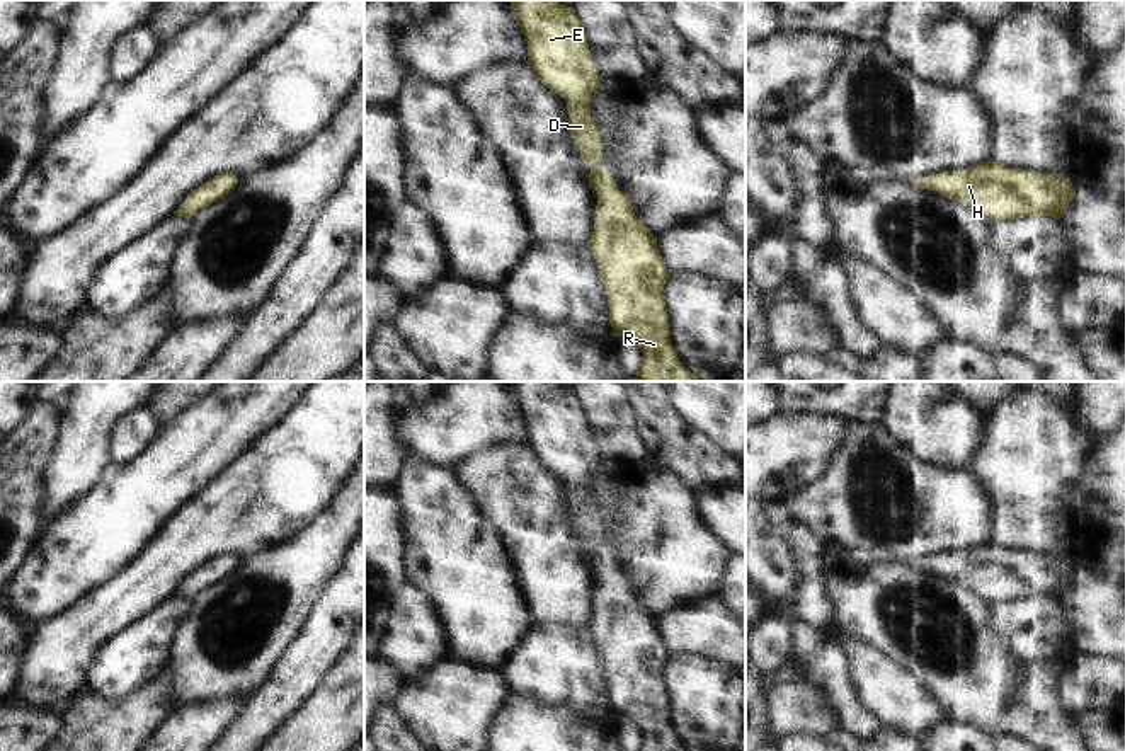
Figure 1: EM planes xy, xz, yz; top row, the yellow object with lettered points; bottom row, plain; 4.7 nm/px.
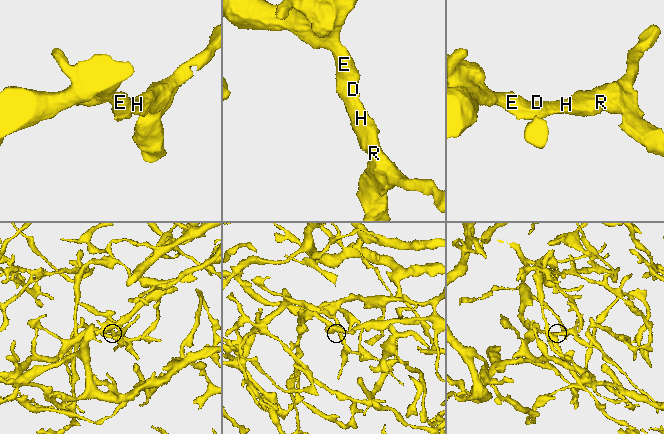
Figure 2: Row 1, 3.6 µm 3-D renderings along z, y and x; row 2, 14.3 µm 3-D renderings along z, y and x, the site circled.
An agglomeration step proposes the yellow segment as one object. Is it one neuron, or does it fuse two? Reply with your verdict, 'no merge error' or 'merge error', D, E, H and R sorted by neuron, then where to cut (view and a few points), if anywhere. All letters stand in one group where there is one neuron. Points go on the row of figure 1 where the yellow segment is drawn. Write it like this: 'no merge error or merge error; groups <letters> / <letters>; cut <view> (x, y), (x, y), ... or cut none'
no merge error; groups D E H R; cut none

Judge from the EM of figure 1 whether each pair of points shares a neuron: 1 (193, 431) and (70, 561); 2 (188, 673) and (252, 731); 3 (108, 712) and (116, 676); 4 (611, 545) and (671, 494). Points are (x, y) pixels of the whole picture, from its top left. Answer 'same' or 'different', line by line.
1: same
2: different
3: different
4: different

